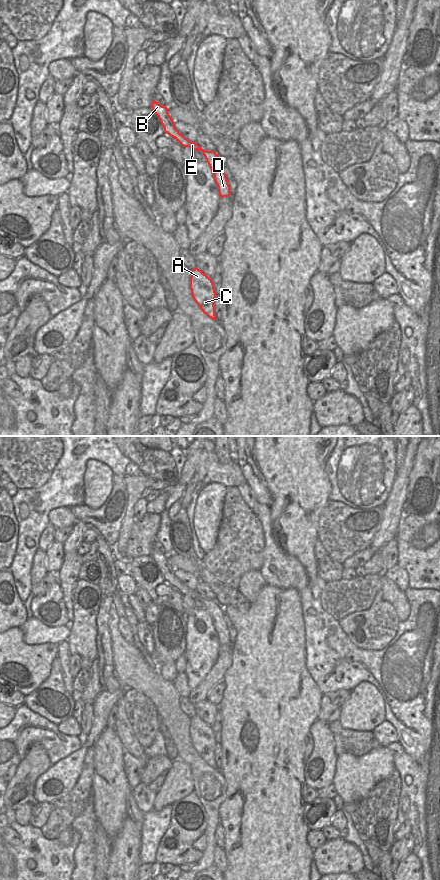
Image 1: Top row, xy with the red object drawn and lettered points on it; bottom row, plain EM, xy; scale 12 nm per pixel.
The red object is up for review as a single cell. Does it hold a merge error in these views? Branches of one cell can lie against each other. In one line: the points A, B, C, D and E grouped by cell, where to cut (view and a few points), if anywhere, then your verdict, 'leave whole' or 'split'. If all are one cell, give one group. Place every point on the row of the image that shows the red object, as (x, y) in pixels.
A B C D E | no cut | leave whole

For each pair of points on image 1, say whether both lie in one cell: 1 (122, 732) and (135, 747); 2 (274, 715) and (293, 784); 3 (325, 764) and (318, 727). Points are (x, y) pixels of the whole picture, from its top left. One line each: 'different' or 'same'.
1: same
2: same
3: same

